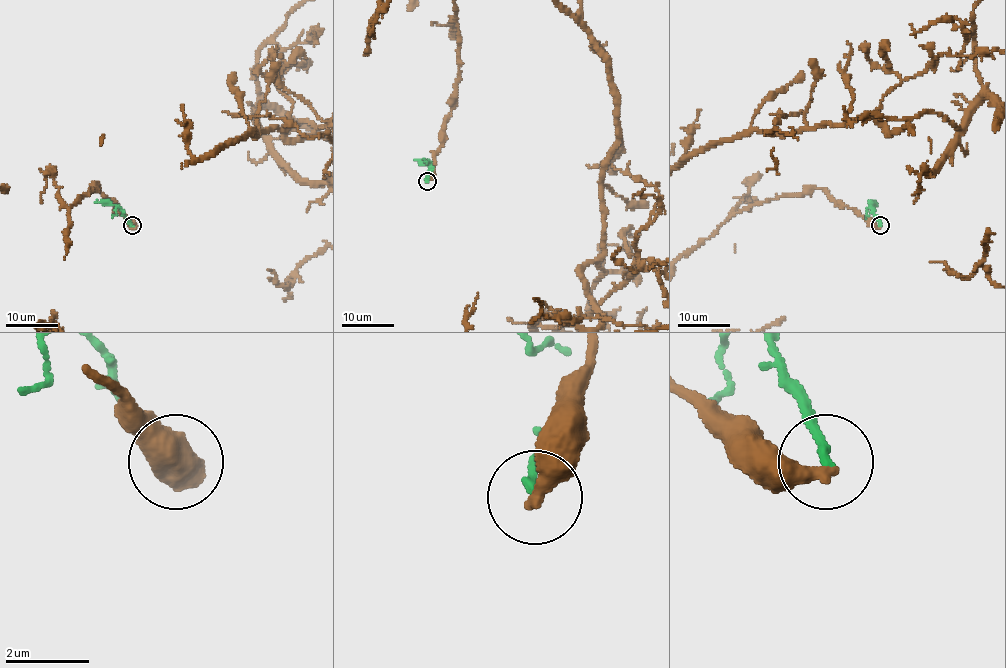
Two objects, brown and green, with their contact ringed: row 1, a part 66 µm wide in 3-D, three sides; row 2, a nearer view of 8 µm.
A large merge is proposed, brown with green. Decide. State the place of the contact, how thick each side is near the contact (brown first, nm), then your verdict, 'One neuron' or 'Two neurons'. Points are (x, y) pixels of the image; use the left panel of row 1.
Place: (132, 225). Thickness 400 nm (brown) against 240 nm. Two neurons

